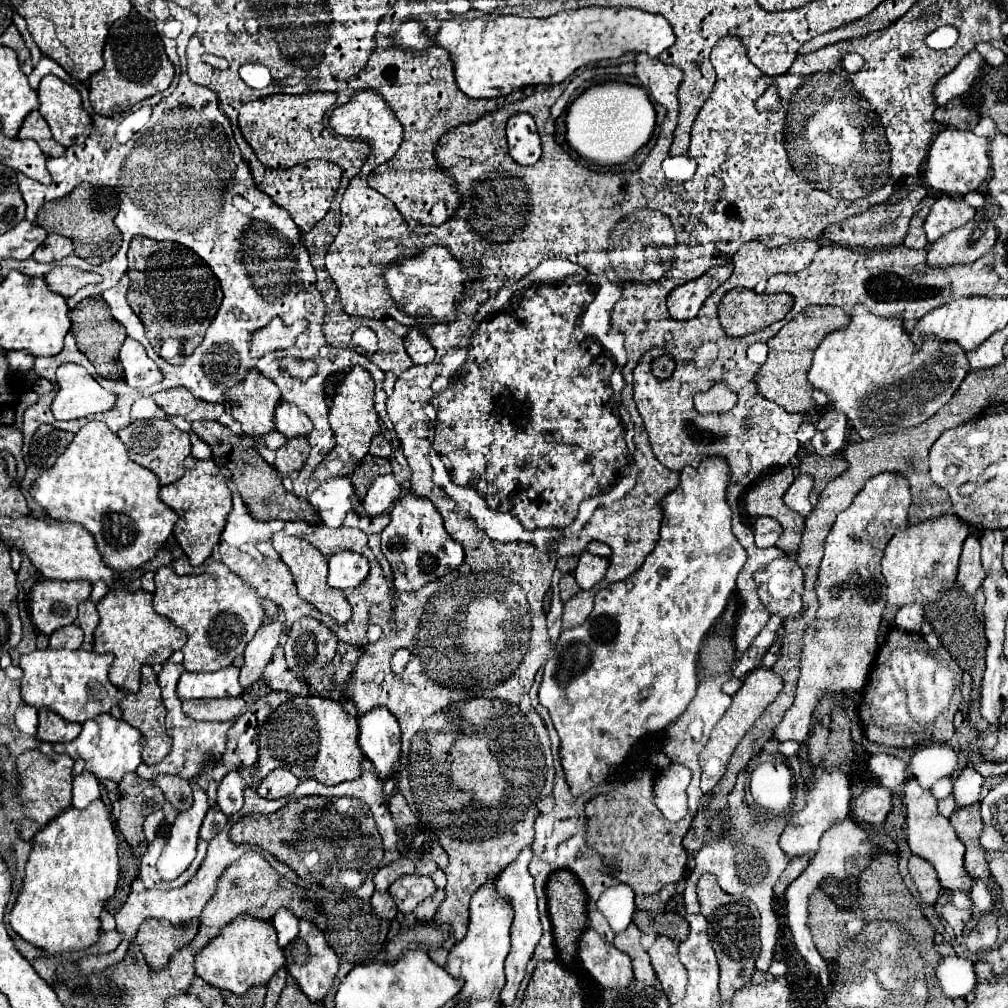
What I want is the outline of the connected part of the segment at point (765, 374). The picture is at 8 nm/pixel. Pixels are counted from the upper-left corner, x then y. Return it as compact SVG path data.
M808 306L804 312L800 312L792 322L788 322L772 340L768 340L770 354L766 364L756 376L758 392L770 400L782 406L788 412L808 412L816 404L812 400L812 384L808 384L808 368L814 356L814 348L820 346L820 342L834 332L836 328L844 328L850 324L850 316L836 308L836 306Z

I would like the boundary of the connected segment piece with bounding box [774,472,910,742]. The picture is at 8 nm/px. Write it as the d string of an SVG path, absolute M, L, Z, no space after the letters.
M884 472L870 478L856 494L854 502L836 516L826 538L826 550L816 582L820 608L816 620L804 634L802 672L798 678L796 700L774 730L774 738L780 742L804 742L808 738L812 712L824 694L864 688L878 654L878 628L886 606L880 560L894 532L908 524L908 508L908 480Z

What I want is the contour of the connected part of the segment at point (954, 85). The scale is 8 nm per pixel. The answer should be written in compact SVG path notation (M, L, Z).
M976 50L968 52L950 74L946 74L944 78L938 80L938 84L934 88L936 104L942 106L948 100L952 100L952 94L956 98L958 94L968 92L968 88L972 86L972 82L978 78L982 64L984 64L984 58Z

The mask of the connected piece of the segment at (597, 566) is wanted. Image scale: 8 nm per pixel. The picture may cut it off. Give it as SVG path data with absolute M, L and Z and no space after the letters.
M582 552L578 566L576 566L576 582L582 590L590 590L594 584L598 584L608 570L608 558L592 556L590 552Z

